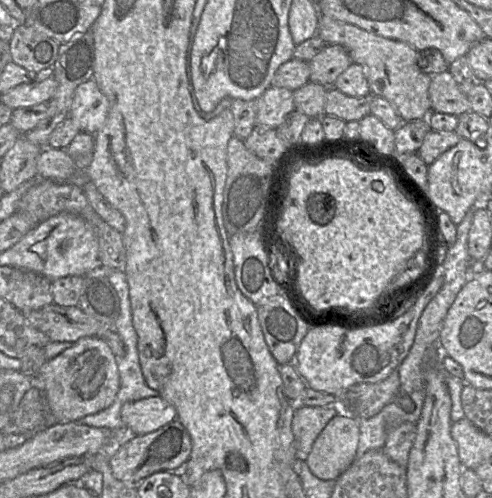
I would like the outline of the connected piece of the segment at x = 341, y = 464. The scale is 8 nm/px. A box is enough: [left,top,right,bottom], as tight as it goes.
[306,413,359,480]

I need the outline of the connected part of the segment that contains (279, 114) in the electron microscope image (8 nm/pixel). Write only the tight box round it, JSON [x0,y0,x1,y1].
[256,86,295,129]

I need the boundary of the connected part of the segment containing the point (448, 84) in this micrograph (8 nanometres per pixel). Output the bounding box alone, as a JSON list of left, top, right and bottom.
[429,71,471,116]

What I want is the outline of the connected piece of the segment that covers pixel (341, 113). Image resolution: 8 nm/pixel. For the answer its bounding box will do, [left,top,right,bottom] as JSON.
[325,87,379,122]

